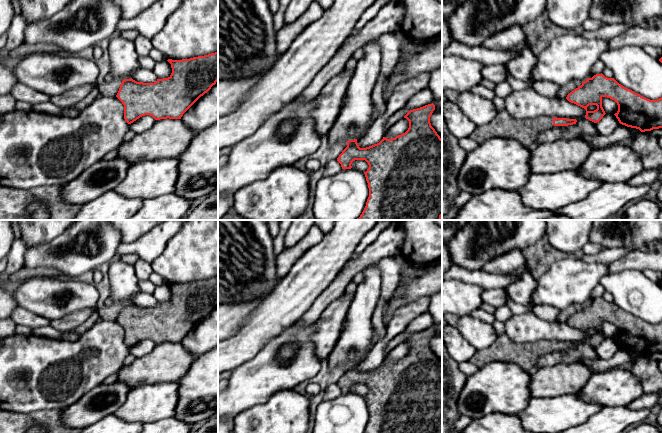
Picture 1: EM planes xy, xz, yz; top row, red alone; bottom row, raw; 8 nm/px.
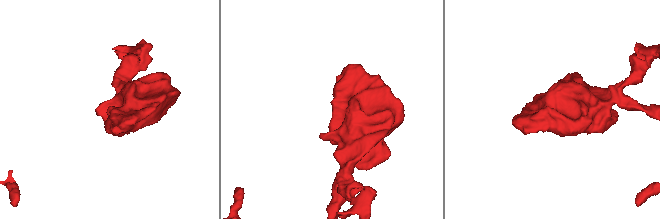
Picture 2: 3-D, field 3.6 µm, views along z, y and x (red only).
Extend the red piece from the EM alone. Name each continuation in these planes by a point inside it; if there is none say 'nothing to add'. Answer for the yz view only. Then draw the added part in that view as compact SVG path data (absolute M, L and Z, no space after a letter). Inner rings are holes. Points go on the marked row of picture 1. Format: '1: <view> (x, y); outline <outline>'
1: yz (526, 130); outline M503 109L498 111L491 122L476 127L470 138L478 144L495 137L513 139L521 142L525 147L535 149L539 145L537 136L553 127L552 116L514 119Z

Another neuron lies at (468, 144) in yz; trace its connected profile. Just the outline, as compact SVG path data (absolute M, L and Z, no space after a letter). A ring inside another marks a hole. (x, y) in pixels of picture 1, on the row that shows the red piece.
M470 137L459 140L459 145L467 152L471 152L477 148L478 143Z

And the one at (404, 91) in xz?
M422 73L396 86L386 102L385 113L379 116L367 131L357 139L359 147L366 148L379 143L385 135L385 124L387 120L396 111L402 109L414 94L428 88L429 81L430 73Z

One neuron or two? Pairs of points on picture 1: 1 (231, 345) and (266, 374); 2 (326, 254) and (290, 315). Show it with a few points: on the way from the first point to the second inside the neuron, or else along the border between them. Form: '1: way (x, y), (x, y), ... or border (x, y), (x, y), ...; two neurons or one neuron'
1: border (265, 343), (251, 358), (230, 370); two neurons
2: way (316, 269), (290, 300); one neuron

